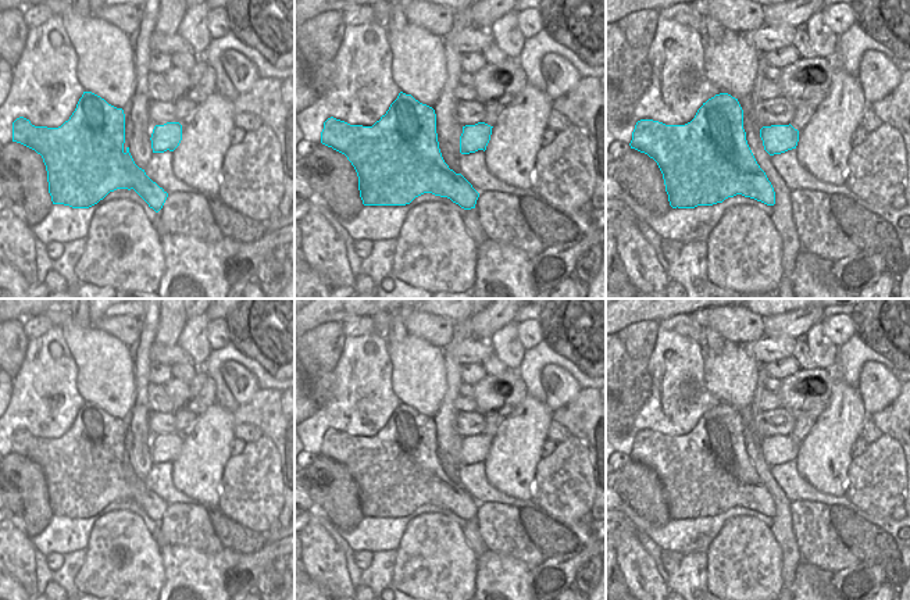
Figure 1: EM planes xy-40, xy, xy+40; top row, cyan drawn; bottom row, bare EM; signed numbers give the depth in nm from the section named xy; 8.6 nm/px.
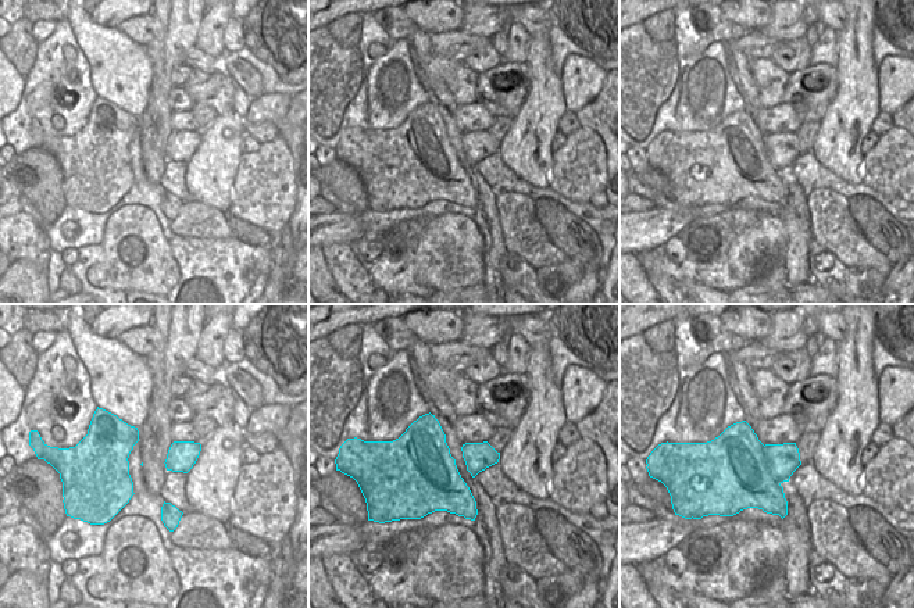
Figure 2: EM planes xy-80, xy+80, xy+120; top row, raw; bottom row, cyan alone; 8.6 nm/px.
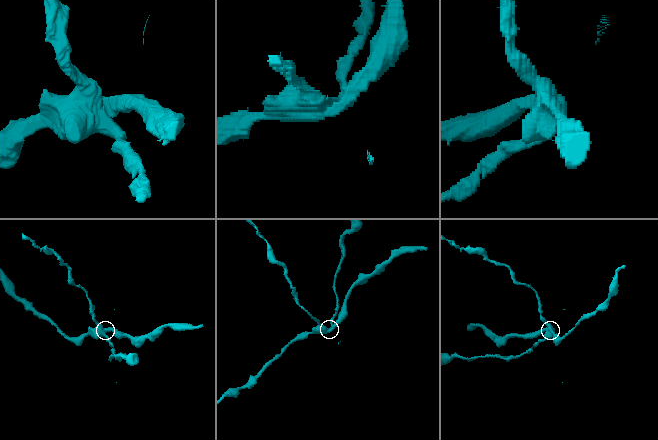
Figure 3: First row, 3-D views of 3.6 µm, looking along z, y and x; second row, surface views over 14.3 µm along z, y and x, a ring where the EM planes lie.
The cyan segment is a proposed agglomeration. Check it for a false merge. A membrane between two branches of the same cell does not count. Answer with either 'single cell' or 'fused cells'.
fused cells

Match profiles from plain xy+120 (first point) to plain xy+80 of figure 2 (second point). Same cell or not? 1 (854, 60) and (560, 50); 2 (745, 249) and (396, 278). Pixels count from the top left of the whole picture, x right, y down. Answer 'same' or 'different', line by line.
1: different
2: different

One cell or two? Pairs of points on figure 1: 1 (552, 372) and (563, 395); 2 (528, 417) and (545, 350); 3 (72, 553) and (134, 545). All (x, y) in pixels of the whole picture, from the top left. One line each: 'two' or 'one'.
1: one
2: two
3: two

